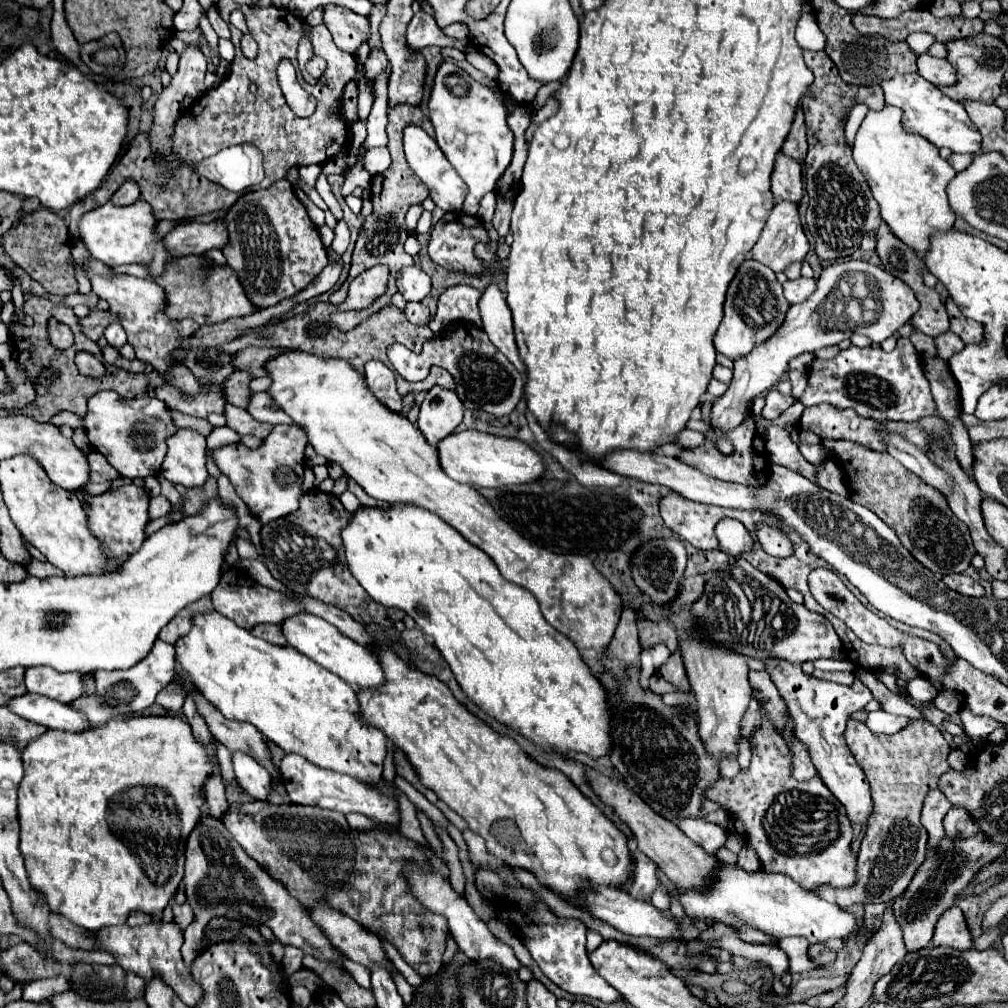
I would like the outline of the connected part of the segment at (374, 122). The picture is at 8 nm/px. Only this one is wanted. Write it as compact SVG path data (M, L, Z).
M375 102L367 120L367 138L361 144L361 148L369 150L375 146L385 146L388 142L385 126L387 126L387 104Z

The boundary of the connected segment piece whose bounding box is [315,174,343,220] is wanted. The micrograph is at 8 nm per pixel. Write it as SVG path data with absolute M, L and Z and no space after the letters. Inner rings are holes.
M321 174L319 178L317 178L317 192L321 194L321 198L325 200L325 204L329 206L329 210L333 212L333 216L337 218L337 220L341 220L343 218L343 212L341 212L341 206L339 206L339 202L335 200L335 196L333 196L333 192L331 192L331 186L329 186L329 182L327 182L327 176L325 174Z

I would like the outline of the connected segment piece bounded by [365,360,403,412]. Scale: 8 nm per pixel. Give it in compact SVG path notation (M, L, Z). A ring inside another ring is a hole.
M371 360L365 366L365 378L367 378L369 390L383 406L387 406L391 412L403 410L401 396L397 394L397 388L395 388L395 376L385 364Z

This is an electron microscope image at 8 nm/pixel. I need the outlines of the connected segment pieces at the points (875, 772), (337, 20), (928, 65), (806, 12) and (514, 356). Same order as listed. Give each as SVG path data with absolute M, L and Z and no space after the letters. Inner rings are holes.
M849 720L845 740L869 780L873 812L867 820L867 832L861 842L857 884L845 890L819 886L815 894L841 908L869 902L891 902L905 892L913 874L925 860L927 834L919 816L925 794L931 788L937 788L939 776L949 770L947 754L951 748L943 734L927 720L913 720L905 730L893 736L875 734L863 722Z
M327 4L323 8L323 22L329 28L337 48L355 54L361 42L369 40L369 22L365 16L351 12L345 6Z
M922 54L917 58L917 68L925 80L936 86L951 86L957 82L953 66L947 60L939 60L929 54Z
M803 4L803 14L801 14L801 20L797 24L795 38L803 50L821 52L825 48L825 34L819 30L819 26L811 14L809 4Z
M489 286L479 302L481 308L481 318L483 318L483 330L487 332L489 340L493 346L507 356L507 360L521 372L525 374L525 364L521 364L517 344L515 344L515 334L513 334L513 318L511 310L499 292L497 286Z

